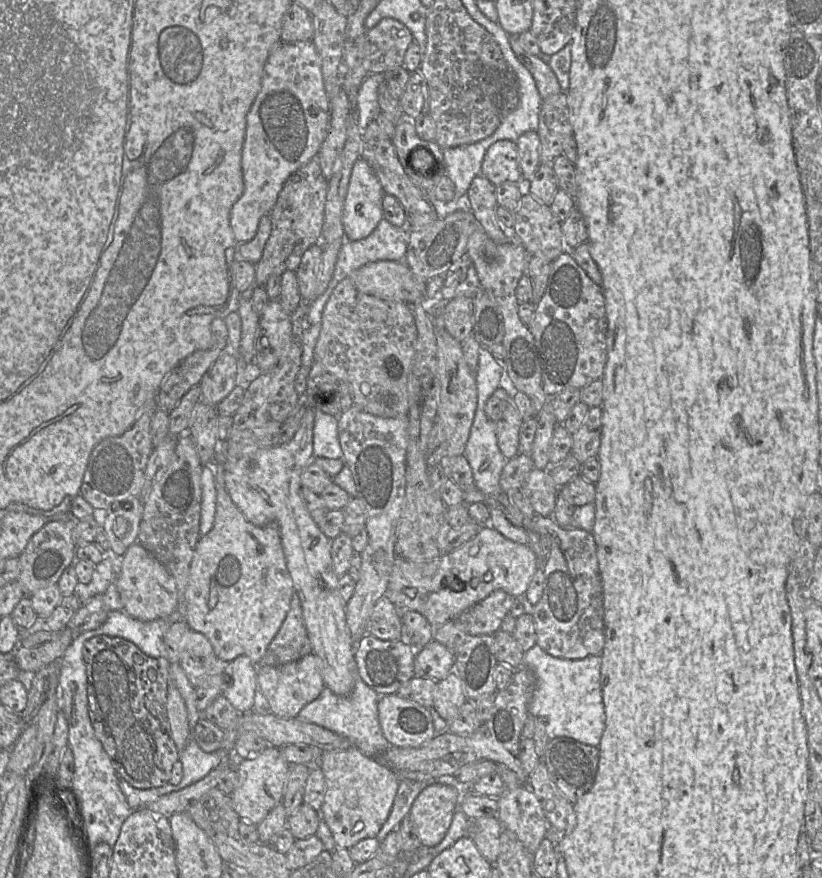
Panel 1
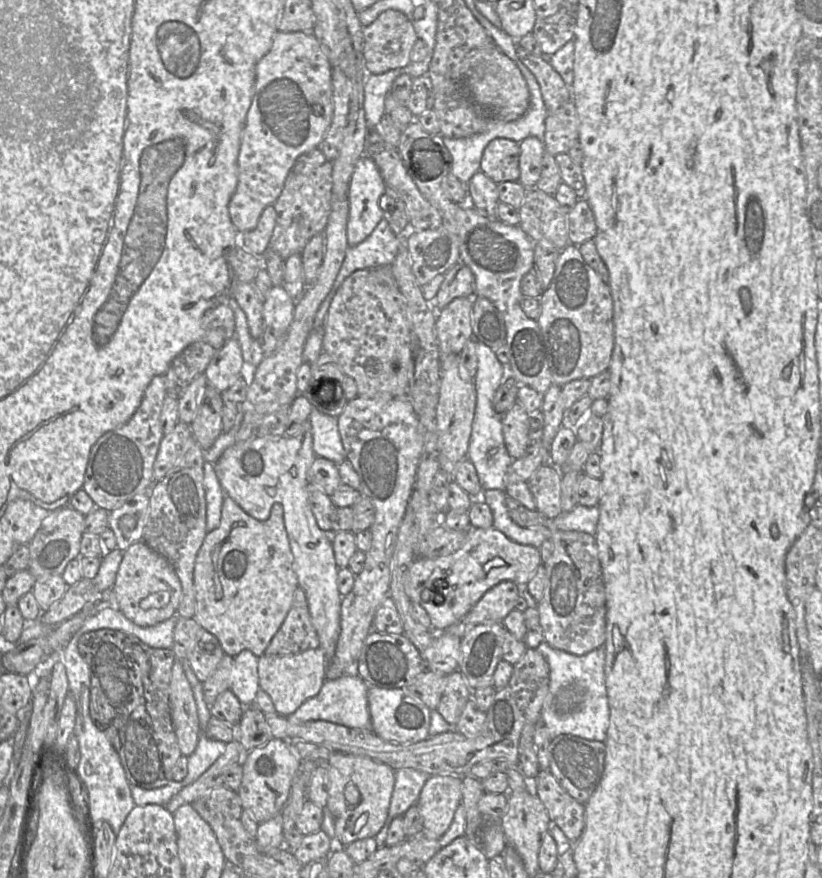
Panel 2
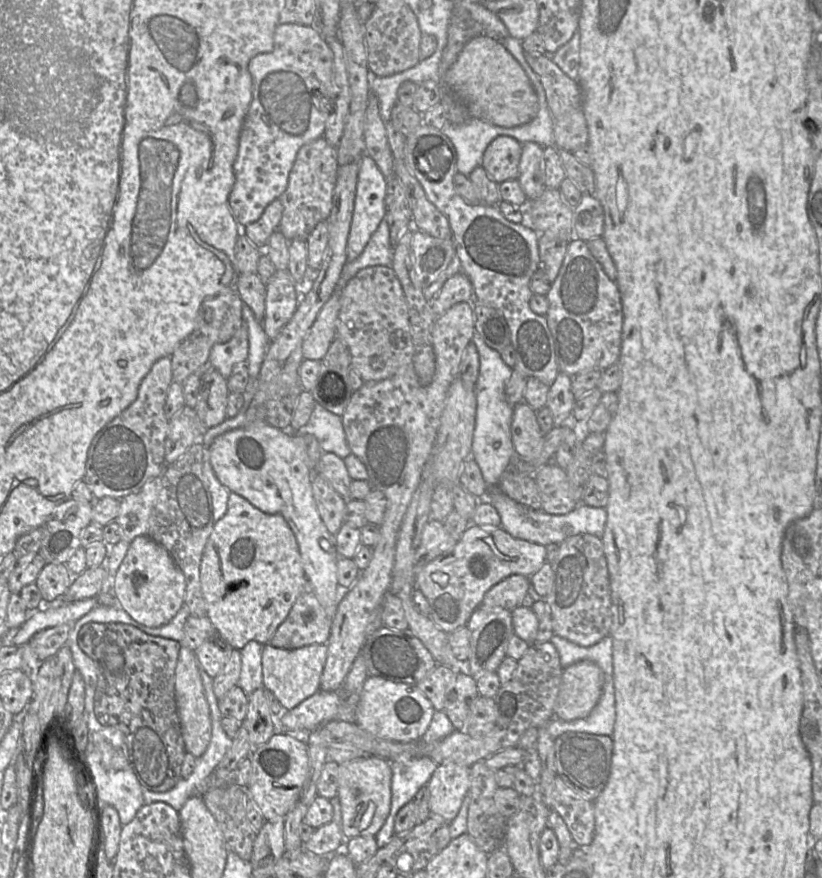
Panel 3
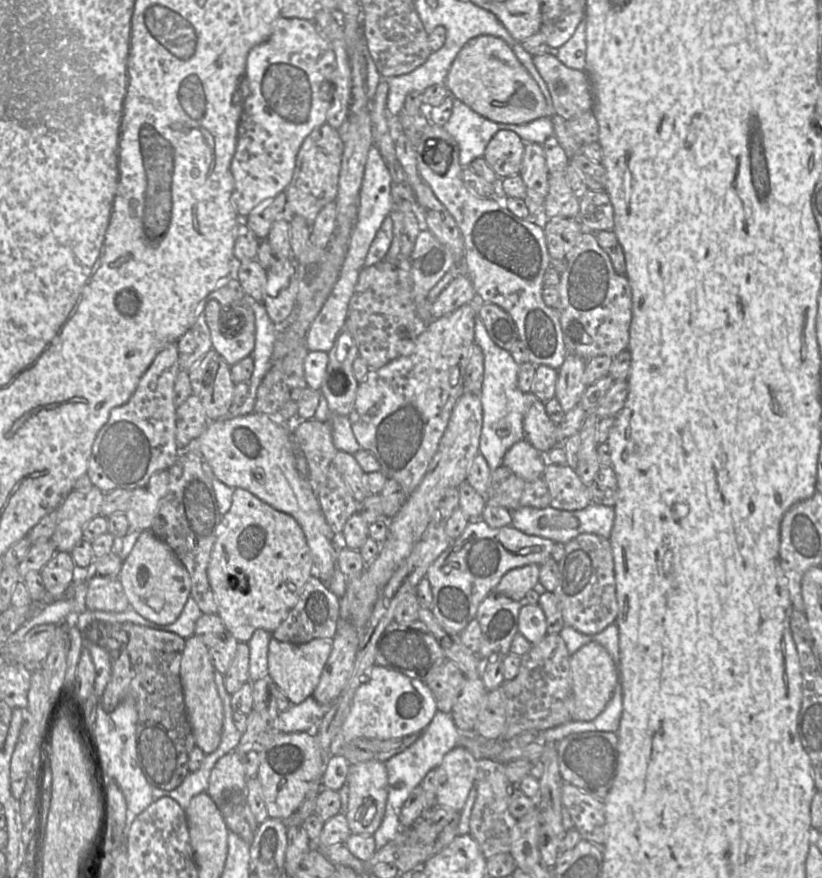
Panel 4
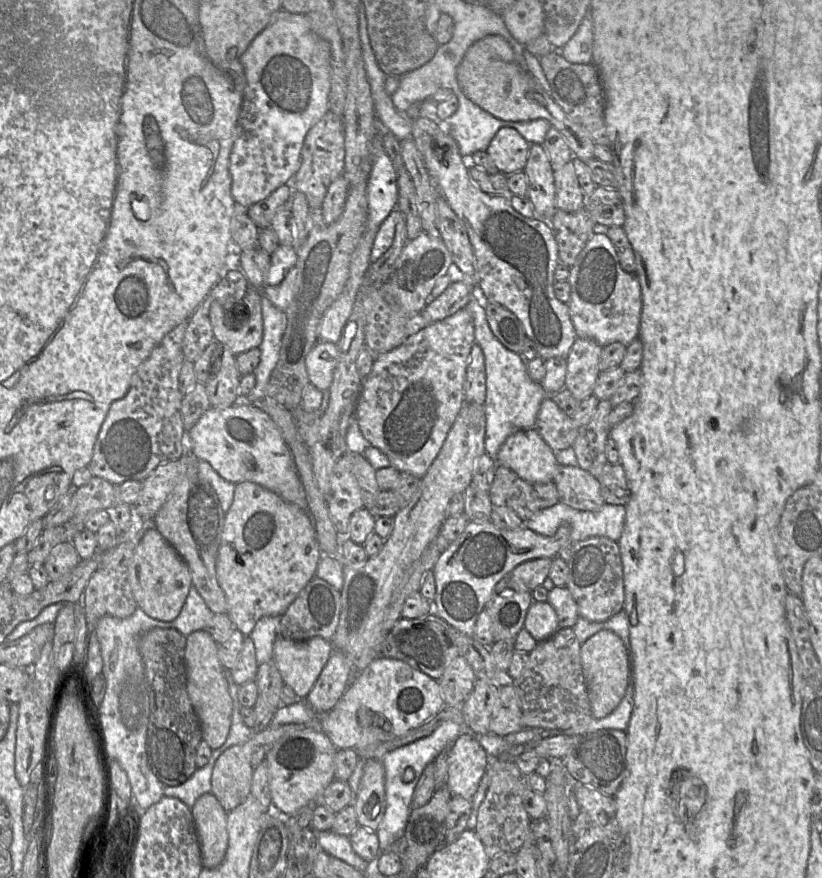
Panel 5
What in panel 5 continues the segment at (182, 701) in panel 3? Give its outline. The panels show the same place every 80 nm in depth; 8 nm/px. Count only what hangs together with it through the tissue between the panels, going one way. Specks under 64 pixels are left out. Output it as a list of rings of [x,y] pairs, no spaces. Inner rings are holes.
[[[198,630],[187,636],[185,662],[187,691],[199,718],[202,739],[212,750],[224,744],[229,734],[233,702],[228,691],[228,672],[218,658],[218,644],[206,630]]]

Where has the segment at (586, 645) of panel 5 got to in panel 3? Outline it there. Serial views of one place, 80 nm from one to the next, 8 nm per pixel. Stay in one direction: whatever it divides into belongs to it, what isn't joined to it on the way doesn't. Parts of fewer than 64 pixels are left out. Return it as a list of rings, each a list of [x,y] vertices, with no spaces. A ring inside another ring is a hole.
[[[582,660],[564,669],[554,705],[554,718],[566,721],[587,717],[598,703],[604,672],[593,661]]]

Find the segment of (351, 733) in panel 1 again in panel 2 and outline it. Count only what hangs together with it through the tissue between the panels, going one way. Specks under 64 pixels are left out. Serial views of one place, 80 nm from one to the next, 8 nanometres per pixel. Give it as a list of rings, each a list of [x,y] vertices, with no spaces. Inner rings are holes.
[[[346,673],[336,680],[326,680],[318,694],[299,706],[288,718],[298,722],[323,720],[350,728],[372,731],[368,709],[368,684],[356,673]]]

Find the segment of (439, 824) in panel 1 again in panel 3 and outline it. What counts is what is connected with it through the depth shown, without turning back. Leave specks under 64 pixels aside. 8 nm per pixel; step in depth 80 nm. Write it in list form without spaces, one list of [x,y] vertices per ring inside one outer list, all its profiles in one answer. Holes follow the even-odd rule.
[[[443,763],[437,766],[427,783],[429,791],[429,809],[431,815],[439,815],[451,822],[457,816],[463,799],[470,787],[469,768],[455,763]]]

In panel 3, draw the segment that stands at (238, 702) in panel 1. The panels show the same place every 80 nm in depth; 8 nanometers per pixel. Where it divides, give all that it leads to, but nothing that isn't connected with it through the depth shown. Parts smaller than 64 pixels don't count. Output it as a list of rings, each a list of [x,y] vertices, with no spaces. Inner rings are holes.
[[[250,641],[241,650],[241,672],[237,683],[248,696],[263,687],[262,654],[264,645]]]

